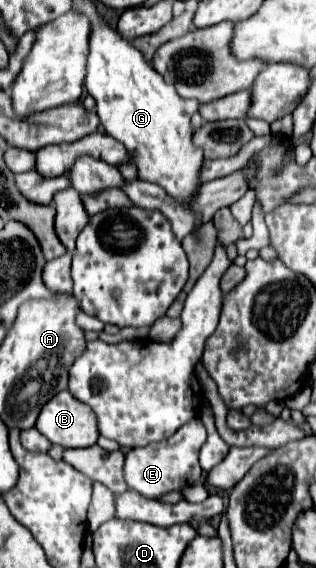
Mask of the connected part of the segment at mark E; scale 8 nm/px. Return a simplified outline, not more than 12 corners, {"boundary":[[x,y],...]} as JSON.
{"boundary":[[200,419],[126,453],[130,489],[158,499],[194,485]]}

